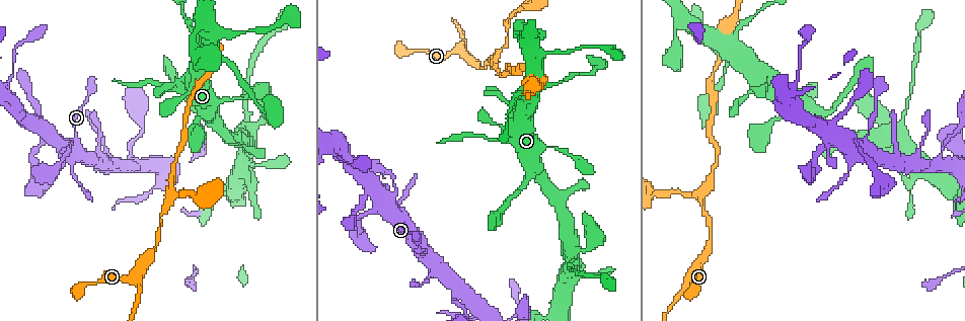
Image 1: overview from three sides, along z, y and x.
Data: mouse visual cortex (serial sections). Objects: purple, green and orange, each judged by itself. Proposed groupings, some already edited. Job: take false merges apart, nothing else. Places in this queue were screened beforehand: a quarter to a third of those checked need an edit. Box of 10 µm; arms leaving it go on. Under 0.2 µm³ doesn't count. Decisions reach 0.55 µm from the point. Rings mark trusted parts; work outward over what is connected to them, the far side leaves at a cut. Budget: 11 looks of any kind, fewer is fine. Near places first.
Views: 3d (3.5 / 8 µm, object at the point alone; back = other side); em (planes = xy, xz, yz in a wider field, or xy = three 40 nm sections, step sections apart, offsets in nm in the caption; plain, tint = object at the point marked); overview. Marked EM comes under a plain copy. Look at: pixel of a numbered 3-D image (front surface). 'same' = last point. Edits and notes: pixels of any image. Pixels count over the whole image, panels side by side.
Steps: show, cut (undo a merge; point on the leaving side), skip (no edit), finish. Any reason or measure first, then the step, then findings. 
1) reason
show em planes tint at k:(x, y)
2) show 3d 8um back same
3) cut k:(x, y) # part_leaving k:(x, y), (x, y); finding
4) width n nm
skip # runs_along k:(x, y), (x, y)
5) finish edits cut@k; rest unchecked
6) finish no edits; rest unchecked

calibre changes
show 3d 3.5um at 1:(734, 46)

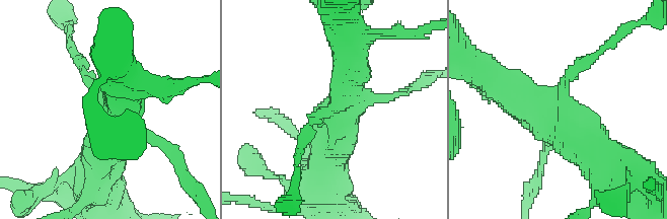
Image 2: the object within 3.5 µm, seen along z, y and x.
show em xy step 1 tint at 2:(564, 112)

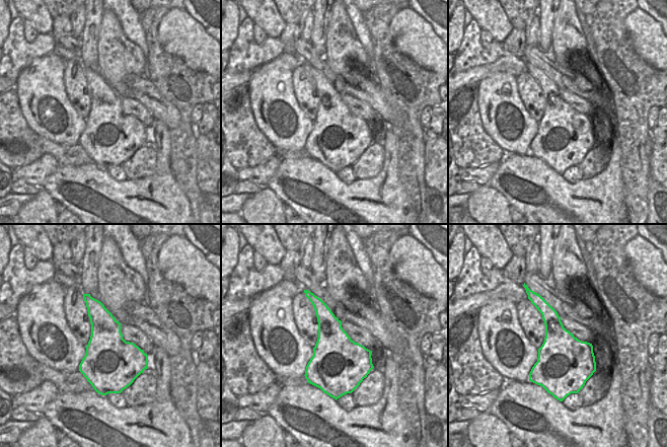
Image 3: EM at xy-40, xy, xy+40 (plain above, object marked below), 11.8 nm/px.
skip # runs_along 2:(600, 154), (548, 127), (491, 76); one cell here

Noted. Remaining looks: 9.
abrupt turn
show 3d 8um at 1:(676, 47)

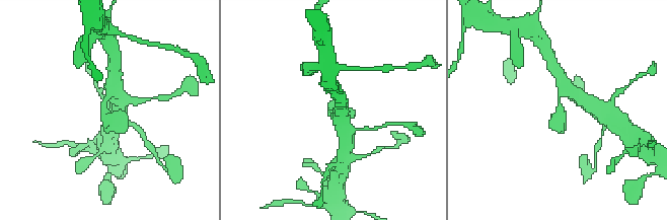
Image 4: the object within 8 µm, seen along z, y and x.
show 3d 3.5um same

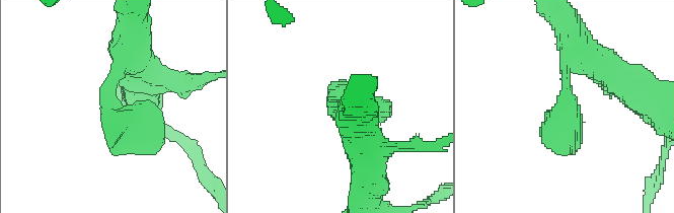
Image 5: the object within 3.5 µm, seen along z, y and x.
show em xy step 2 tint at 5:(569, 108)

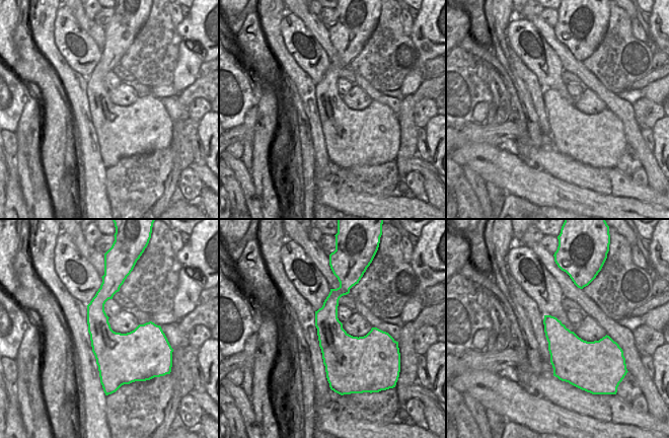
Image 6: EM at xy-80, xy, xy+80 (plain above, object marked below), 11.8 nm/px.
skip # runs_along 5:(133, 56), (107, 105), (160, 146); continuous, no second cell

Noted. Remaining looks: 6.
show 3d 3.5um at 1:(491, 60)

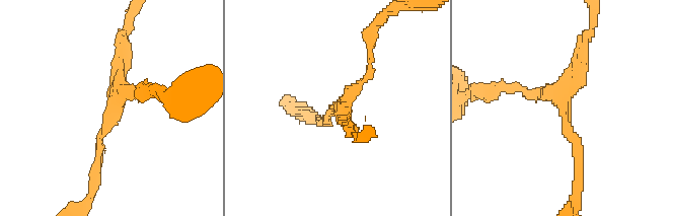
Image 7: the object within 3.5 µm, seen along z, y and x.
skip # runs_along 7:(97, 160), (125, 42); all the same cell

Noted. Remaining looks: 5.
abrupt turn
show 3d 3.5um at 1:(852, 146)

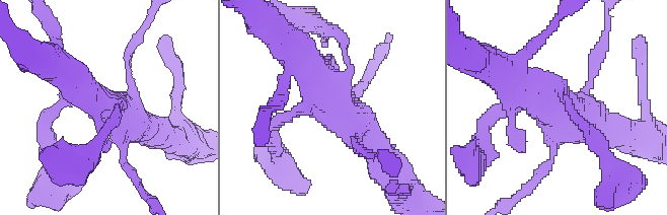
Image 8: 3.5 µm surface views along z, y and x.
need the tissue
show em xy step 5 tint at 8:(338, 108)

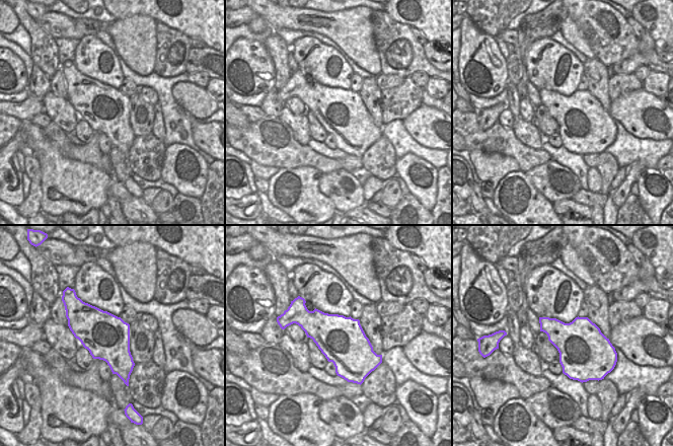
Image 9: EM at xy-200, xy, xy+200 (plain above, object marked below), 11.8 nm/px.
width 550 nm
skip # runs_along 8:(357, 137), (320, 75), (295, 47); all the same cell

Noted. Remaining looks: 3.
finish no edits; rest unchecked

